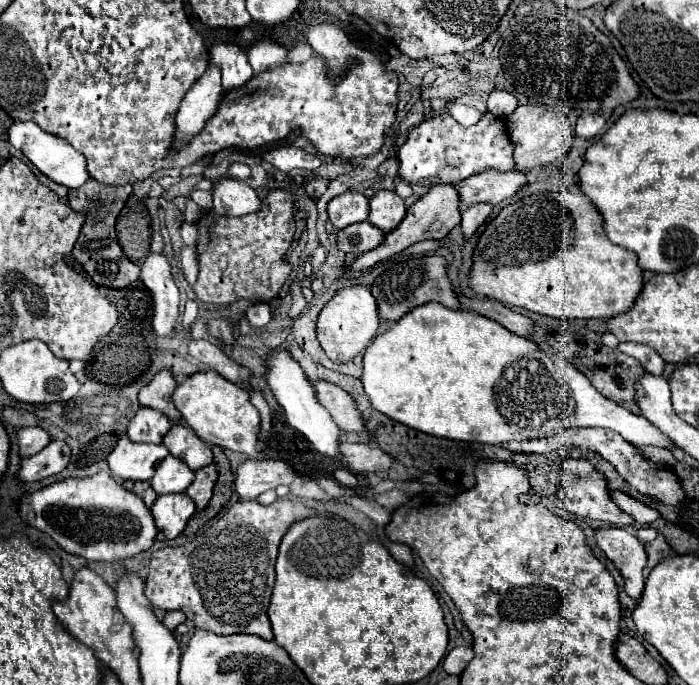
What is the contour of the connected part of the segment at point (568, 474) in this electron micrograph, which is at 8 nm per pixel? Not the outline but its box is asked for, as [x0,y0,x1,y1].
[556,458,636,526]

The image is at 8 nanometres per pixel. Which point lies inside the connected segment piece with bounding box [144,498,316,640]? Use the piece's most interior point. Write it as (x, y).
(222, 581)

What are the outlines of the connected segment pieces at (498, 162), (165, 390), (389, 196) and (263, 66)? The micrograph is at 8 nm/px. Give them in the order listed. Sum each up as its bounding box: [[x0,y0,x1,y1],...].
[[398,114,512,184],[138,370,180,420],[368,190,406,232],[248,36,288,74]]

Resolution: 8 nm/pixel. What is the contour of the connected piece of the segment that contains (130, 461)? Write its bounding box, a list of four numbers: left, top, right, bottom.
[108,438,166,480]

